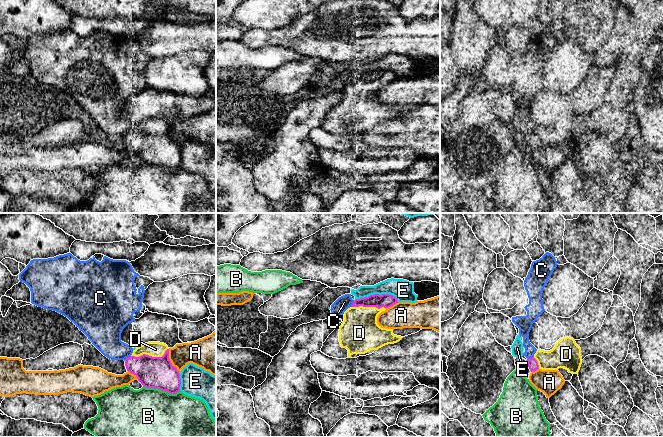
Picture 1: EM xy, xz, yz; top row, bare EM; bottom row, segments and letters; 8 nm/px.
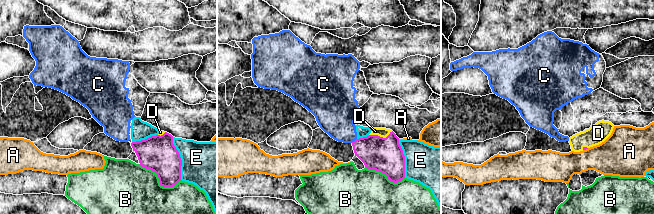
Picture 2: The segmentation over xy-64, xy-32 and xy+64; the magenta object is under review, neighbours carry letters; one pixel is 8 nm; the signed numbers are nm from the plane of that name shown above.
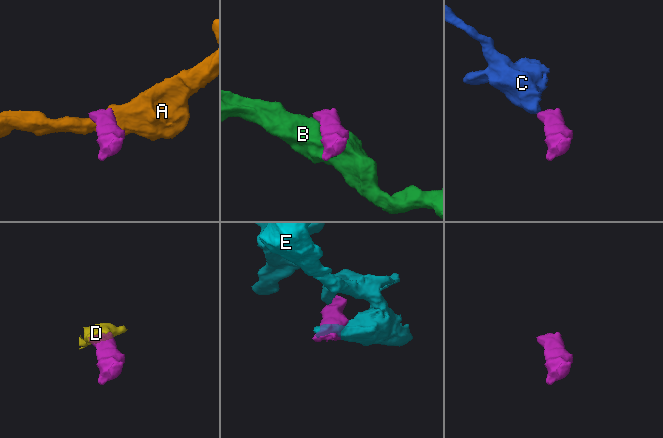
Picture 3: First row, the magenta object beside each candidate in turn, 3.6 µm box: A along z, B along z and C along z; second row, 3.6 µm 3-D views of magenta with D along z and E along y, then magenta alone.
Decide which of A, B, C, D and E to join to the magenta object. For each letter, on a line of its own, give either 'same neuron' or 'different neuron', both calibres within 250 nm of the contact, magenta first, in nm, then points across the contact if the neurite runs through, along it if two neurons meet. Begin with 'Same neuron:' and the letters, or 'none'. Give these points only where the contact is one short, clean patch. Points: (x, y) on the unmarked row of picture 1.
Same neuron: D
A: different neuron; 260 nm thick on the magenta side, 200 nm on the other
B: different neuron; 260 nm thick on the magenta side, 480 nm on the other
C: different neuron; 260 nm thick on the magenta side, 240 nm on the other
D: same neuron; 260 nm thick on the magenta side, 130 nm on the other; runs through xy (152, 148), (150, 132), (155, 125)
E: different neuron; 110 nm thick on the magenta side, 170 nm on the other

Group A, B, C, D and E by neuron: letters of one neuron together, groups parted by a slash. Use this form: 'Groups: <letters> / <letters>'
Groups: A / B / C E / D

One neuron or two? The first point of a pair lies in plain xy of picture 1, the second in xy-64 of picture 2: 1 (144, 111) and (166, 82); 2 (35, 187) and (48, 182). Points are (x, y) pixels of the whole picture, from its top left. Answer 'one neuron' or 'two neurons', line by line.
1: two neurons
2: one neuron

